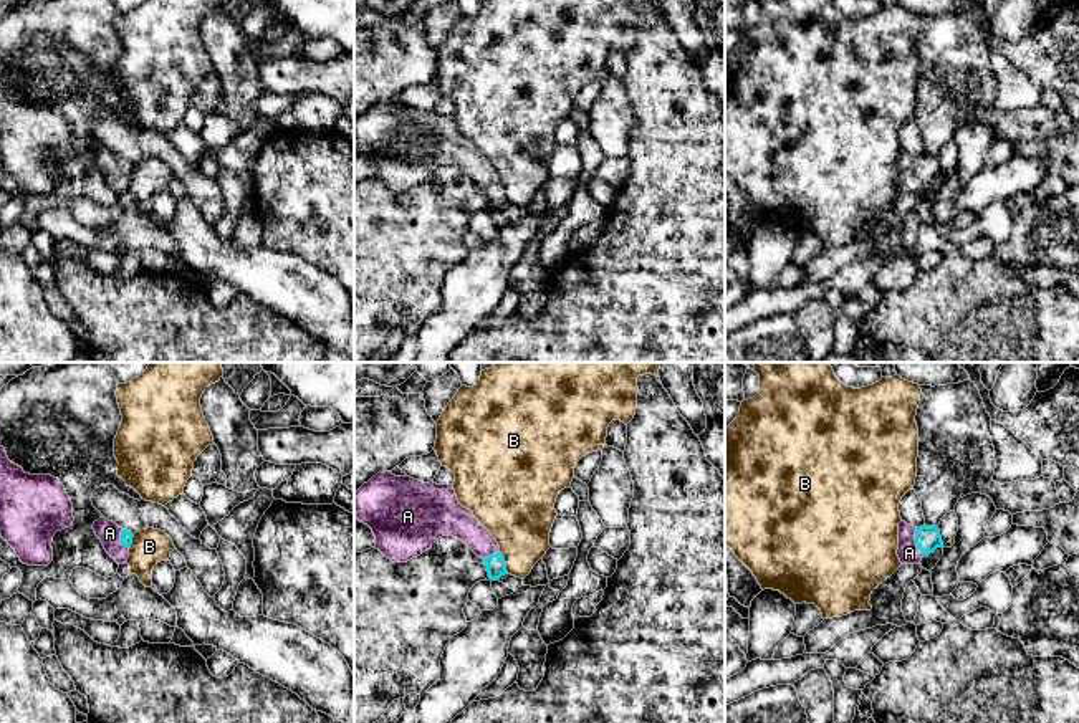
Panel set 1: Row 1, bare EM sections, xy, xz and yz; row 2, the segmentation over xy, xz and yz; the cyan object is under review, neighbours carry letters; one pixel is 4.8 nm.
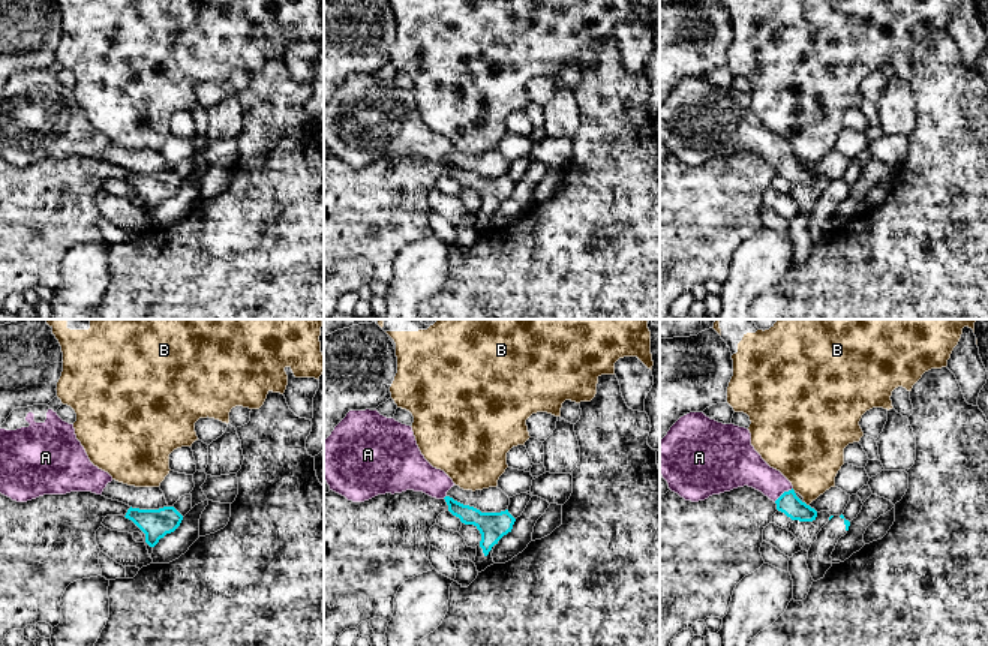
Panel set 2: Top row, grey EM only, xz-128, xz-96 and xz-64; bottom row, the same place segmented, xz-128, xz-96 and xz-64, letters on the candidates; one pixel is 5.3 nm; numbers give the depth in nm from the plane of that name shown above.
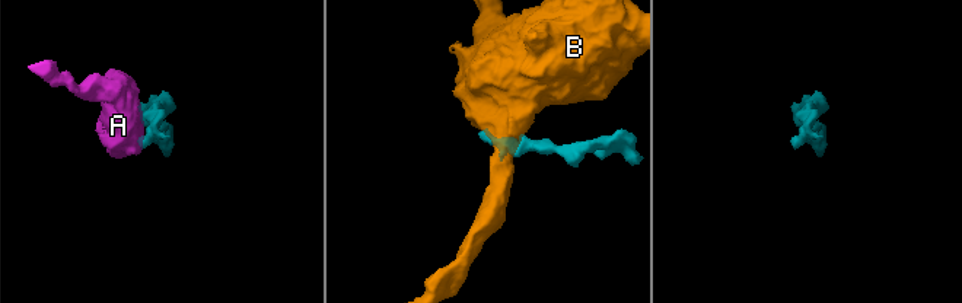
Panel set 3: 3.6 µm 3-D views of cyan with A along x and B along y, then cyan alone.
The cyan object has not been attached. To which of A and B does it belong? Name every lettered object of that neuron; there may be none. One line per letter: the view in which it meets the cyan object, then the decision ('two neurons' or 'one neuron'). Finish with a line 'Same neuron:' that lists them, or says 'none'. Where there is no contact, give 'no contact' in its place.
A: yz | one neuron
B: xz | two neurons
Same neuron: A

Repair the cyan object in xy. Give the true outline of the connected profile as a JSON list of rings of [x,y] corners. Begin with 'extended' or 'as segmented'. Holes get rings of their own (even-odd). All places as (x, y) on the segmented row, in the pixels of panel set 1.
extended; [[[104,516],[94,521],[93,529],[101,539],[106,553],[114,558],[117,564],[127,563],[129,548],[134,538],[131,531],[119,528]]]

